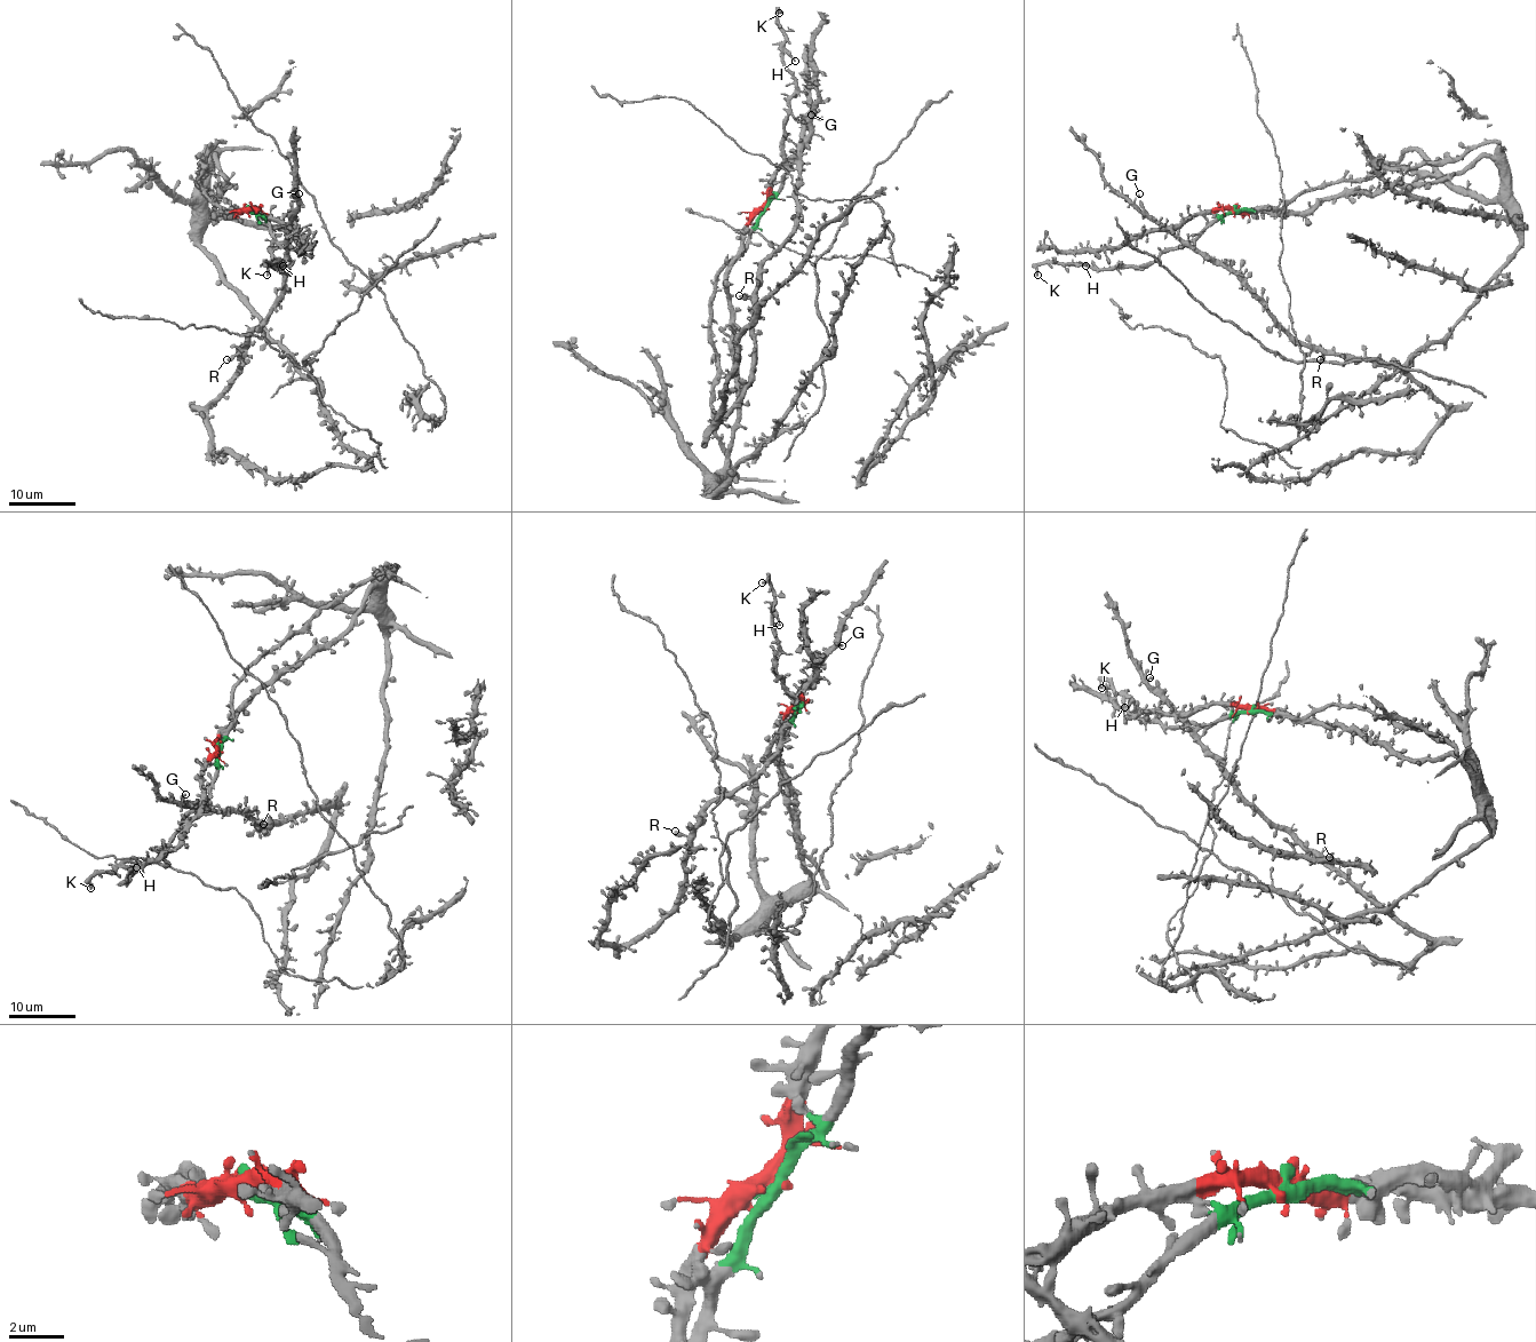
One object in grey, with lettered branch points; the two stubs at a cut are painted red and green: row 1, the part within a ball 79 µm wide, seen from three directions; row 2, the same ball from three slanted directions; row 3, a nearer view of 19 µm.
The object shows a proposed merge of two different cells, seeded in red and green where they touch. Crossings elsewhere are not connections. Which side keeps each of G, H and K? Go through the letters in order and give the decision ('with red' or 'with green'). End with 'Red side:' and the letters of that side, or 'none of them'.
G: with red
H: with green
K: with green
Red side: G

